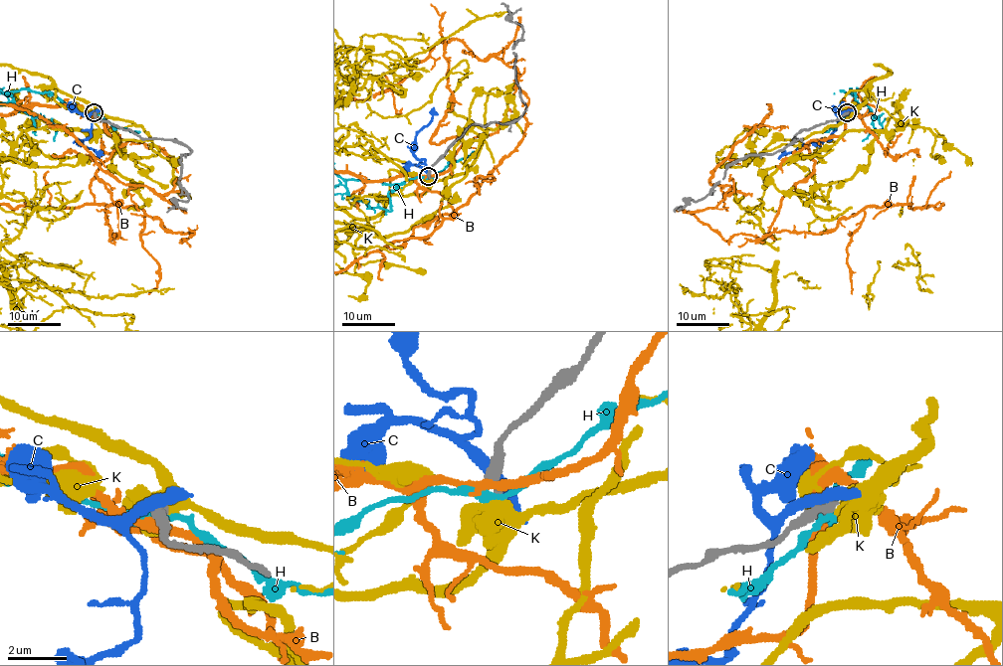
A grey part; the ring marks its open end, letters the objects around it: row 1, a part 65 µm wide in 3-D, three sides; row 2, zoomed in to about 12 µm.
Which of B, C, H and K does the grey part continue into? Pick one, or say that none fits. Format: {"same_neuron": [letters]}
{"same_neuron": []}

